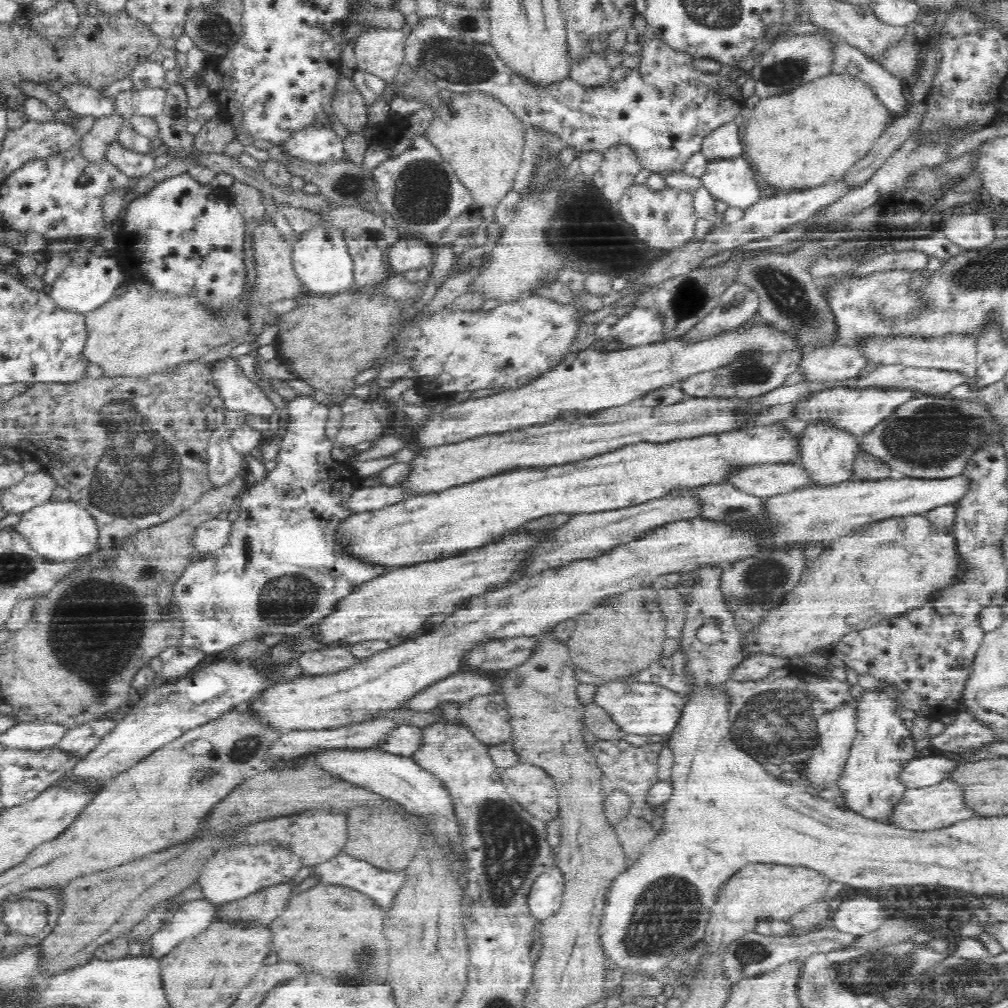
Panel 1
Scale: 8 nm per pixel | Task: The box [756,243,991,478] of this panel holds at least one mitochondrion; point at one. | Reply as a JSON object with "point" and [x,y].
{"point":[931,436]}

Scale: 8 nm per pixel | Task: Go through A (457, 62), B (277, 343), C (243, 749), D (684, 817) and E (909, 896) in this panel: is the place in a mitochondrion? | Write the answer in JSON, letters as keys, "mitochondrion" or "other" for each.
{"A":"mitochondrion","B":"other","C":"mitochondrion","D":"other","E":"other"}

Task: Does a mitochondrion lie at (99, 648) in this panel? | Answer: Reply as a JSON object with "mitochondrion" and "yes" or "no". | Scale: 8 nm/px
{"mitochondrion":"yes"}

